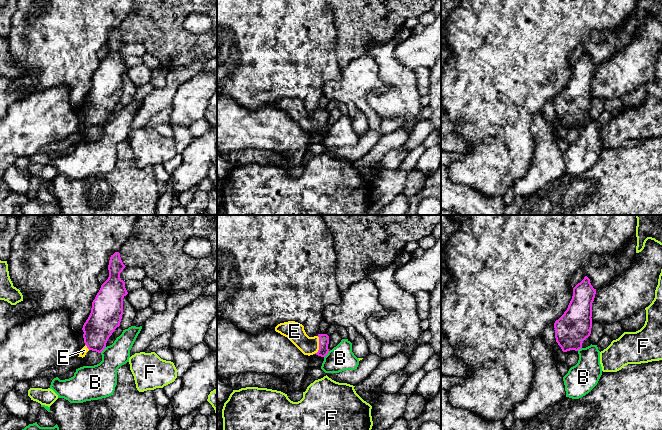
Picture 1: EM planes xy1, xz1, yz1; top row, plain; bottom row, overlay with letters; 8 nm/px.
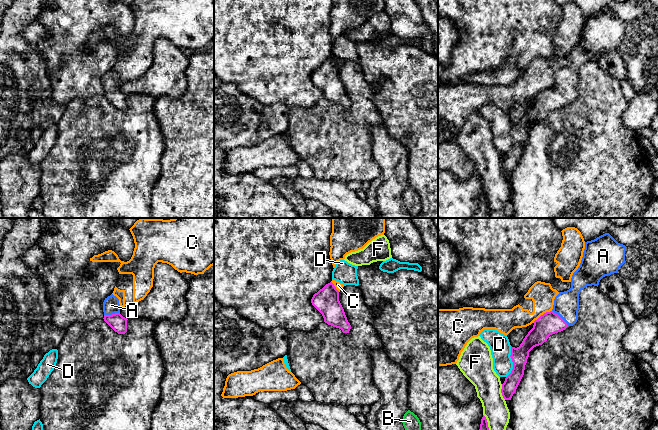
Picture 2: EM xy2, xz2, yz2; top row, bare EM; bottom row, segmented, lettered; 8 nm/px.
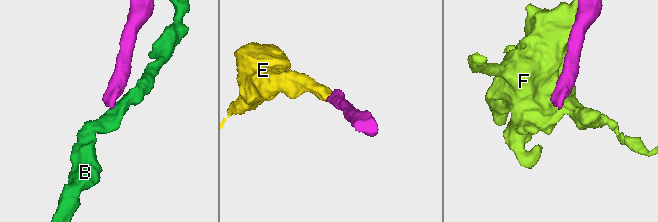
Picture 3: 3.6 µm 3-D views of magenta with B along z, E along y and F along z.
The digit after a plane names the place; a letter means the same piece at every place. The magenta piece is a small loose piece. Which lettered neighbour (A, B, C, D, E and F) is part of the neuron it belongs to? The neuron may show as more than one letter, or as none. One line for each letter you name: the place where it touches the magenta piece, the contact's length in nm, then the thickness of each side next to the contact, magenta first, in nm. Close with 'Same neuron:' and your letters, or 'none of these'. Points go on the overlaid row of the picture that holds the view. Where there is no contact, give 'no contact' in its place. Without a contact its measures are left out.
A: contact yz2 (560, 317); length 180 nm; calibres 180 and 200 nm
E: contact xz1 (319, 345); length 150 nm; calibres 80 and 160 nm
Same neuron: A, E

